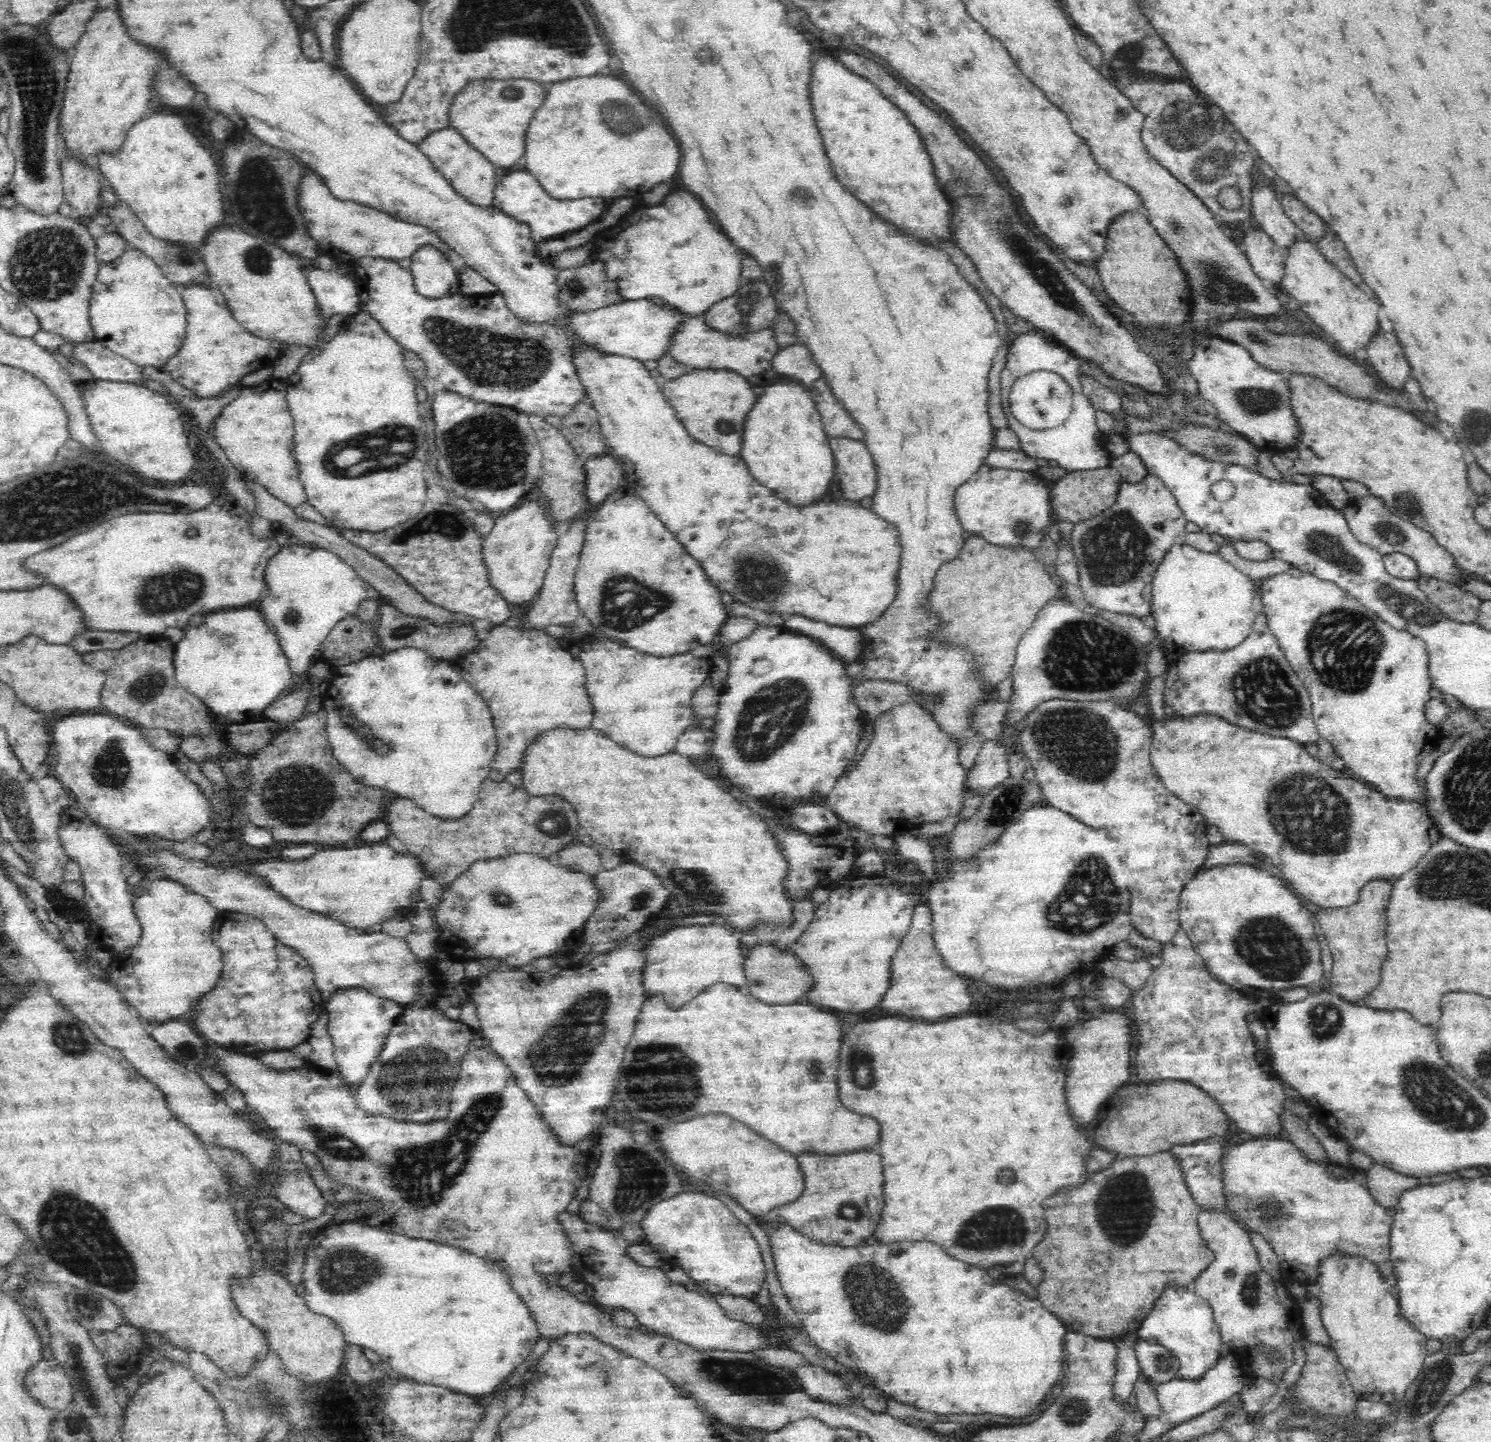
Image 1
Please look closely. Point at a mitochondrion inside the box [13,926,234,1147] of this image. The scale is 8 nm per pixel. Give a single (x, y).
(69, 1038)

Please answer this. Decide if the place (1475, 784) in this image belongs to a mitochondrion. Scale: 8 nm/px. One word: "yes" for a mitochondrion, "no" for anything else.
yes

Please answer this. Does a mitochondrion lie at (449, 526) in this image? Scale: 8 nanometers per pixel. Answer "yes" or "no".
yes

